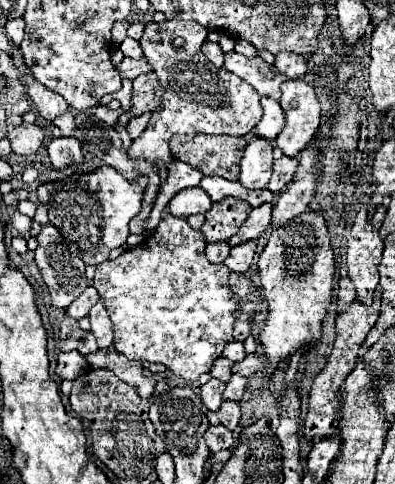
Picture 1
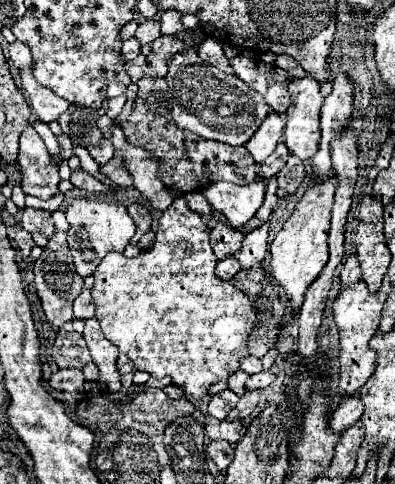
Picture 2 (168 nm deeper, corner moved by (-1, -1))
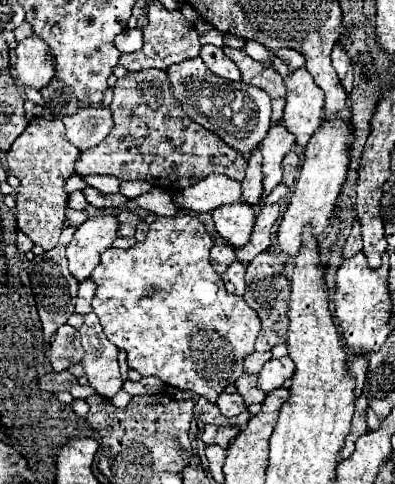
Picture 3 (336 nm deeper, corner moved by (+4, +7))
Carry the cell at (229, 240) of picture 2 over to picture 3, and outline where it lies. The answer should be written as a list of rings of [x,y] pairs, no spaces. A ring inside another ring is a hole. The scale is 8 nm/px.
[[[216,244],[210,250],[210,258],[212,258],[212,266],[214,266],[216,274],[222,276],[228,270],[228,266],[236,260],[236,254],[228,244]]]

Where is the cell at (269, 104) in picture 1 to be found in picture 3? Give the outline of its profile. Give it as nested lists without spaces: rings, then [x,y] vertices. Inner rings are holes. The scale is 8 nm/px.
[[[258,150],[248,160],[246,178],[242,180],[242,198],[240,198],[240,202],[260,206],[262,204],[262,192],[264,192],[264,188],[262,188],[262,154]]]

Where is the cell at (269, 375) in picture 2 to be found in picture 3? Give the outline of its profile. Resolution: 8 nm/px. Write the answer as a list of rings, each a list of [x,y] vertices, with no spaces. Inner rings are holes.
[[[288,356],[280,360],[270,360],[264,364],[258,376],[258,388],[262,388],[264,392],[272,392],[274,388],[284,386],[284,382],[292,378],[292,374],[294,374],[294,362]]]

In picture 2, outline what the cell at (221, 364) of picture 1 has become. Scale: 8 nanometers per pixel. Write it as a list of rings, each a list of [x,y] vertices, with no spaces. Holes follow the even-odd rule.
[[[237,370],[233,372],[229,378],[227,378],[227,384],[229,384],[229,390],[233,390],[237,396],[241,396],[245,392],[245,380],[247,380],[247,374],[243,370]]]

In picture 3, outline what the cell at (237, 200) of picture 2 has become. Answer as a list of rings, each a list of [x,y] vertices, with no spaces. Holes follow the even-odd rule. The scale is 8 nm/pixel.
[[[240,202],[230,206],[220,206],[212,212],[212,218],[214,218],[216,234],[224,238],[228,246],[242,248],[244,244],[250,242],[254,218],[256,218],[256,210],[252,206]]]

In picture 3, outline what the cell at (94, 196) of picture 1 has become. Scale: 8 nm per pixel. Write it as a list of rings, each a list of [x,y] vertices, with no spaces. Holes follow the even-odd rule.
[[[94,216],[78,226],[70,246],[66,248],[68,270],[78,280],[84,282],[90,278],[92,270],[100,264],[104,250],[116,240],[118,220],[116,216]]]

